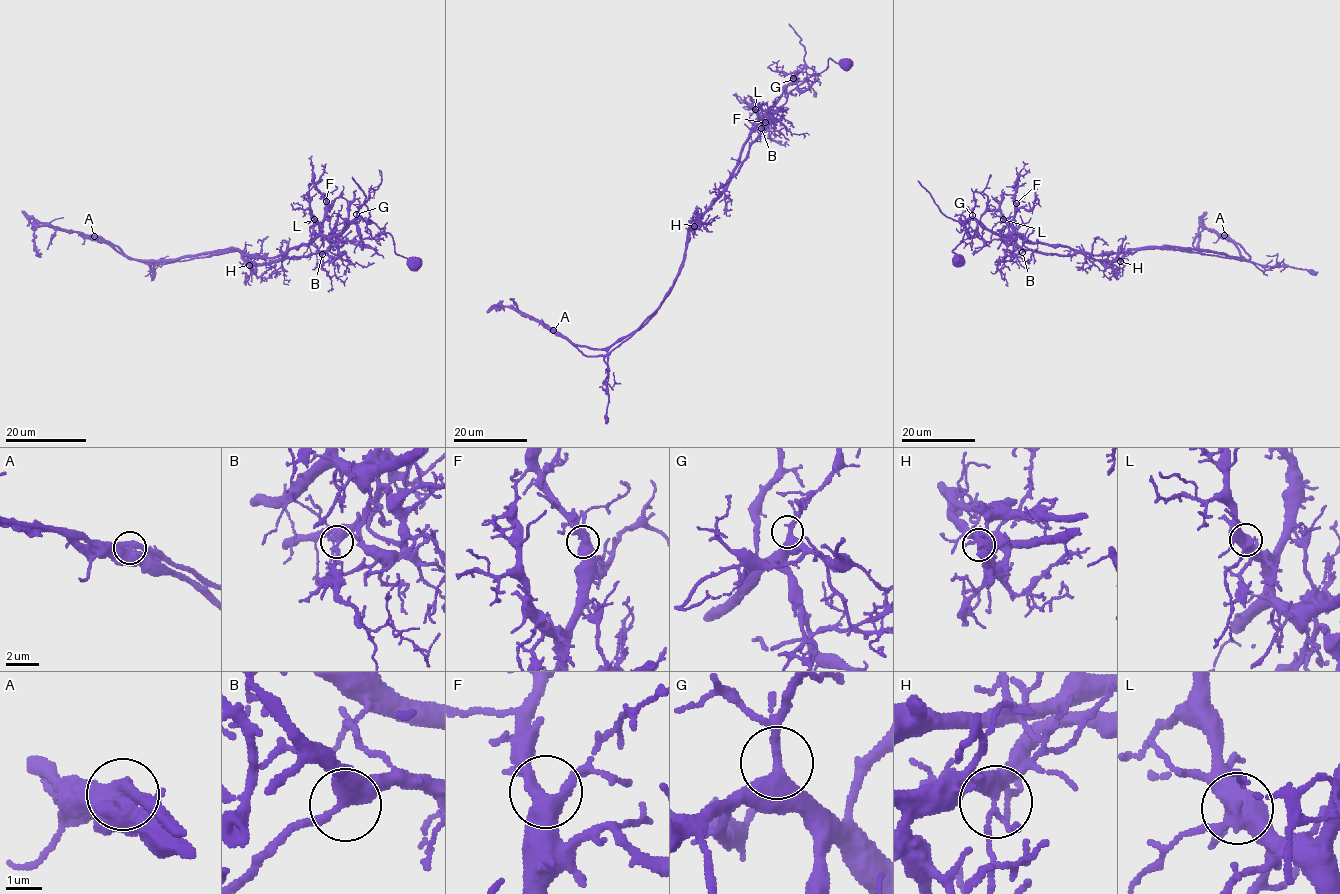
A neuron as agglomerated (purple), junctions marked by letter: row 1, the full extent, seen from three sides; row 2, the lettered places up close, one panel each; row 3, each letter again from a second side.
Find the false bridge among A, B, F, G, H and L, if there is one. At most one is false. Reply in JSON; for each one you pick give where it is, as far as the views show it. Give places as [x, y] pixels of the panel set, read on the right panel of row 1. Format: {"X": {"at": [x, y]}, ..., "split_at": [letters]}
{"A": {"at": [1224, 235]}, "split_at": ["A"]}

